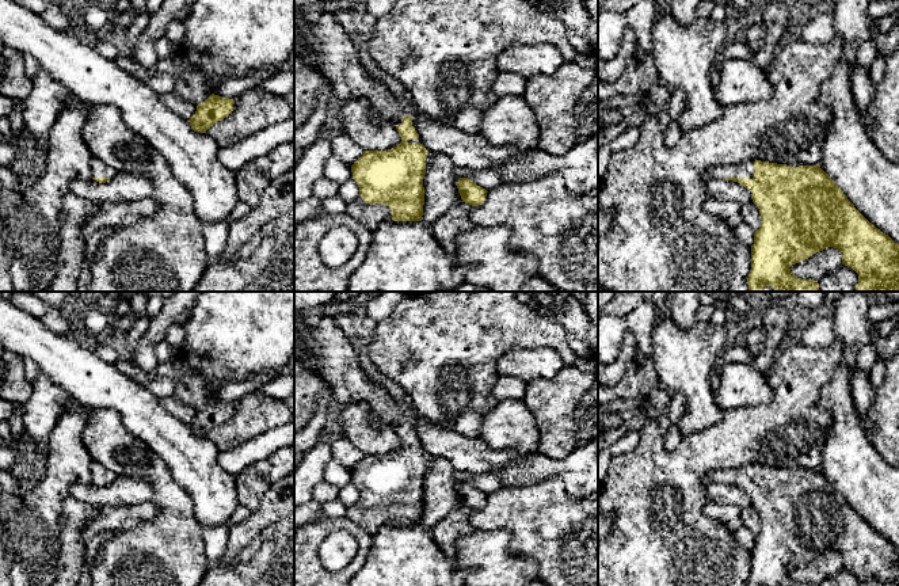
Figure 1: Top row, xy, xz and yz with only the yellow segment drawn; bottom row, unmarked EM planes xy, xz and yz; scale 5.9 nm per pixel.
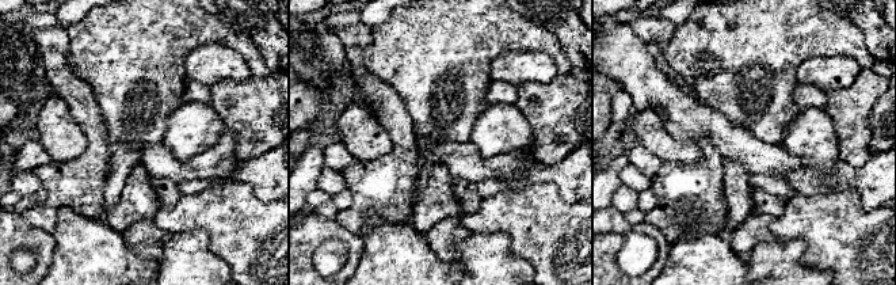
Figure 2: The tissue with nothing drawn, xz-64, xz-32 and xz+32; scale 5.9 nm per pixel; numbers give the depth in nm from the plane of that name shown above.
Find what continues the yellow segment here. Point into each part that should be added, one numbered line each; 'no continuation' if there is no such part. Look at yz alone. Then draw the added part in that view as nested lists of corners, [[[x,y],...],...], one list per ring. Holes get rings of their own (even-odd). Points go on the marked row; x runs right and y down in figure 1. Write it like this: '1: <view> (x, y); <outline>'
1: yz (745, 170); [[[754,161],[713,167],[706,172],[708,179],[754,178]]]

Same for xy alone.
1: xy (99, 168); [[[95,159],[92,160],[92,178],[114,178],[117,171],[107,165],[104,161]]]

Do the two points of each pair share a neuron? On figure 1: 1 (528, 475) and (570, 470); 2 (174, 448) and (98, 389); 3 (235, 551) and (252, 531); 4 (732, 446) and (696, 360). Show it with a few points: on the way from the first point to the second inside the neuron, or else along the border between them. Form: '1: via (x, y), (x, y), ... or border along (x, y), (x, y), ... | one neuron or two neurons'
1: via (538, 470), (559, 470) | one neuron
2: via (155, 429), (117, 392) | one neuron
3: via (236, 545), (247, 535) | one neuron
4: border along (724, 410), (713, 423), (692, 432) | two neurons

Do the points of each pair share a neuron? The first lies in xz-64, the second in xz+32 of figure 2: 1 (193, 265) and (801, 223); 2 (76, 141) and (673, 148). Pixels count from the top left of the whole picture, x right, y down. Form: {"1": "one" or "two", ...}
{"1": "two", "2": "one"}

